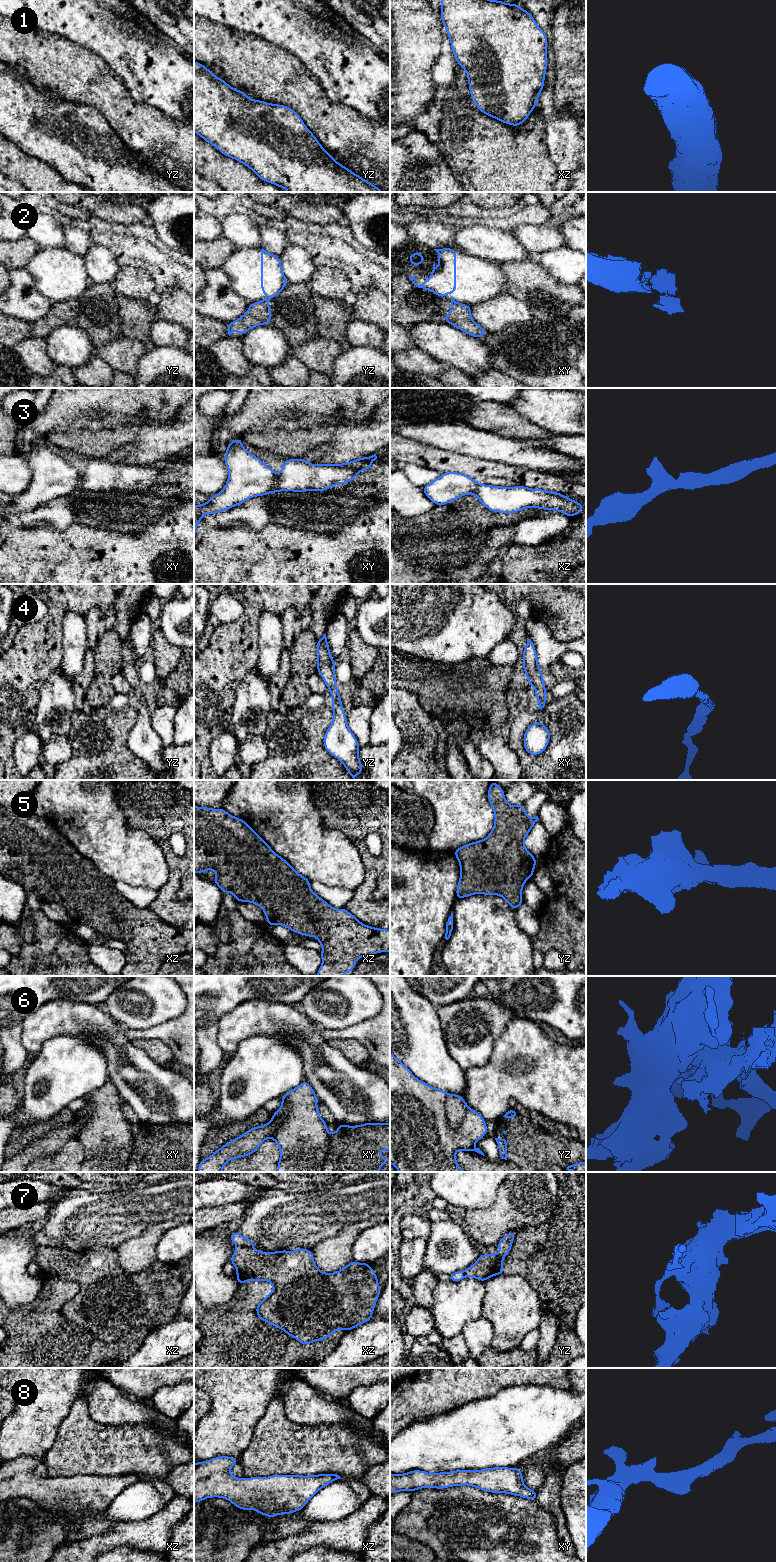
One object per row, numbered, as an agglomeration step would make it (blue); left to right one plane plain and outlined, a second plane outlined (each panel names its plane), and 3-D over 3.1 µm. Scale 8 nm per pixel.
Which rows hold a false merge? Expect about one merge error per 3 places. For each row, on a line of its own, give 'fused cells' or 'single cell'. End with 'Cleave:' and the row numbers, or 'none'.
1: single cell
2: fused cells
3: single cell
4: single cell
5: single cell
6: single cell
7: fused cells
8: single cell
Cleave: 2, 7

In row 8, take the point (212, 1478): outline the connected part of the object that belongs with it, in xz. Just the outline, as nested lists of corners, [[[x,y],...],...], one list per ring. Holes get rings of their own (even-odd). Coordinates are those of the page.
[[[229,1456],[194,1463],[194,1503],[212,1497],[225,1498],[241,1510],[256,1510],[258,1513],[272,1518],[276,1515],[291,1514],[302,1510],[320,1489],[341,1478],[336,1474],[308,1476],[285,1474],[236,1478],[230,1474],[230,1469],[237,1463],[239,1463],[237,1458]]]

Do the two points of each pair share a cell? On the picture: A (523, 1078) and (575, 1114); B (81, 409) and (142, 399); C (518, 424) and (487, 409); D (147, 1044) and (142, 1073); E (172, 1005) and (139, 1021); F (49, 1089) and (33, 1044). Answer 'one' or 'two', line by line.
A: one
B: one
C: one
D: two
E: one
F: two

